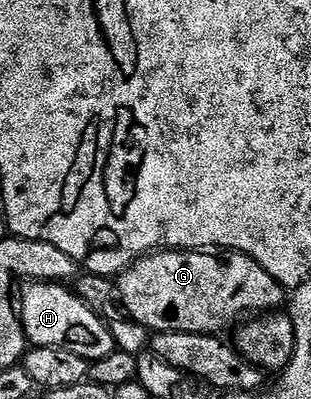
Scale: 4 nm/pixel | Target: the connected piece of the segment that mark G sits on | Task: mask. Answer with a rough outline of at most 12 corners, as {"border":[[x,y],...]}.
{"border":[[159,250],[117,275],[151,332],[221,335],[287,291],[237,252]]}

